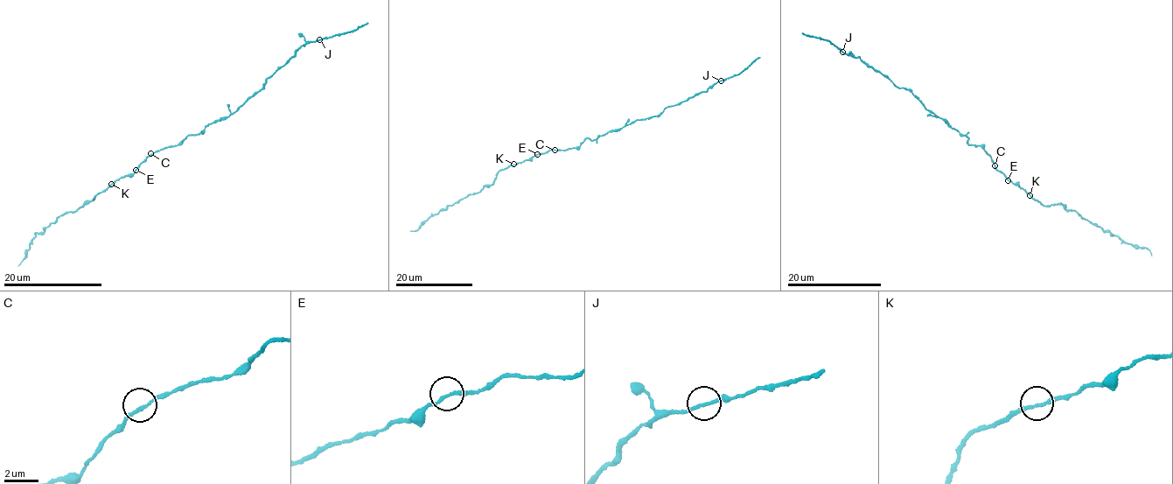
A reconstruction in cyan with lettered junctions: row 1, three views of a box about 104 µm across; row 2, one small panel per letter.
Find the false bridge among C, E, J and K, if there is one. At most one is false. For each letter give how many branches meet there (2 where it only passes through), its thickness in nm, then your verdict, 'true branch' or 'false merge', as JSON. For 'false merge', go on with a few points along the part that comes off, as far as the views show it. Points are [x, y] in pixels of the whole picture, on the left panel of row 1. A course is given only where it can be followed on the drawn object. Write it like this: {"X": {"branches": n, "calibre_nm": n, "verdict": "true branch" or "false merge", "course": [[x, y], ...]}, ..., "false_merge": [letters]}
{"C": {"branches": 2, "calibre_nm": 160, "verdict": "true branch"}, "E": {"branches": 2, "calibre_nm": 180, "verdict": "true branch"}, "J": {"branches": 2, "calibre_nm": 160, "verdict": "false merge", "course": [[320, 39], [368, 23]]}, "K": {"branches": 2, "calibre_nm": 180, "verdict": "true branch"}, "false_merge": ["J"]}

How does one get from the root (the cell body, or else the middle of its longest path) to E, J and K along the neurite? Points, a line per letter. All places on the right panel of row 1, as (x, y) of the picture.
E: (973, 144), (987, 152), (996, 169), (1008, 180)
J: (973, 144), (967, 143), (967, 137), (925, 108), (911, 91), (898, 87), (857, 57), (841, 52)
K: (973, 144), (987, 152), (996, 169), (1029, 195)

